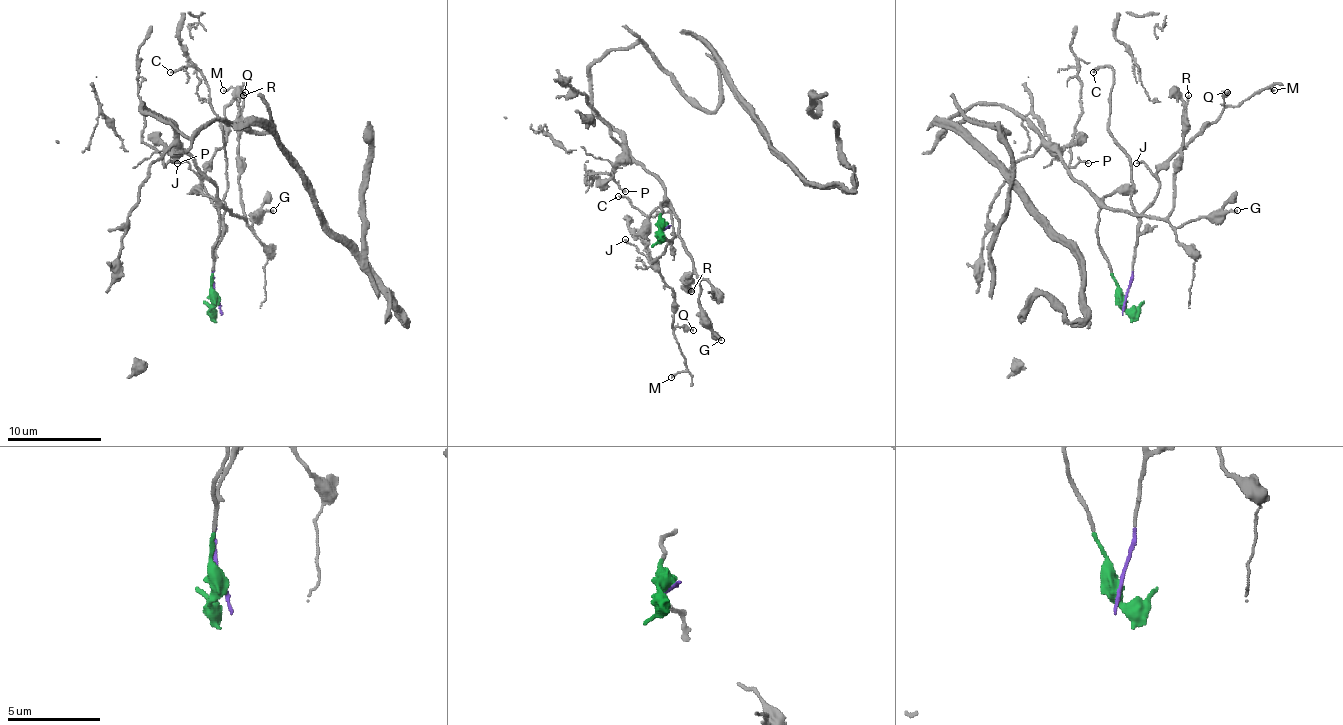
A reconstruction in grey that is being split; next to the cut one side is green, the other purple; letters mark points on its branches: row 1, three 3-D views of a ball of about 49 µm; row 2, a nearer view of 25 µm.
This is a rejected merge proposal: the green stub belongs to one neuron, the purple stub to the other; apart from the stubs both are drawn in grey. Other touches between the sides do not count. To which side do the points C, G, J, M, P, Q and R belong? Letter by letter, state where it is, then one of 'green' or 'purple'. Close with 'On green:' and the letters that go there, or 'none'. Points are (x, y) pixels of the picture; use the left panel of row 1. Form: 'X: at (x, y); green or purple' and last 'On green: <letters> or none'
C: at (170, 72); purple
G: at (273, 210); green
J: at (177, 163); purple
M: at (223, 90); purple
P: at (177, 163); green
Q: at (245, 92); purple
R: at (243, 95); green
On green: G, P, R

